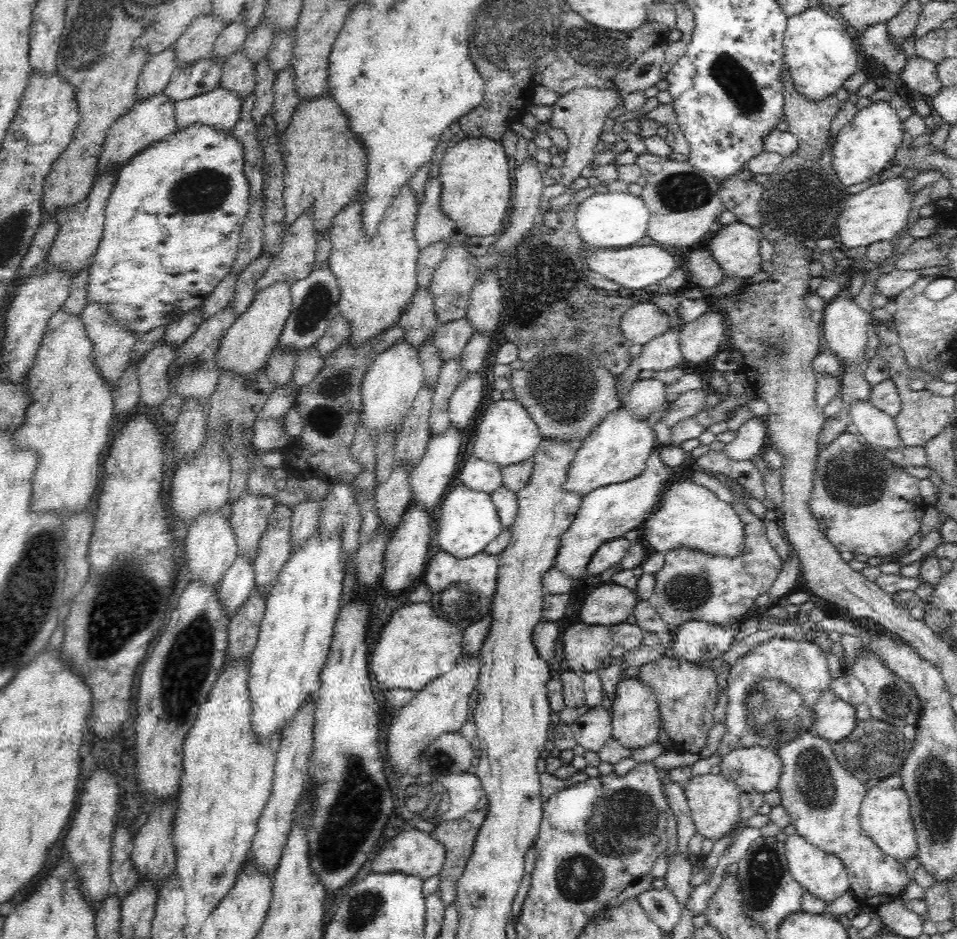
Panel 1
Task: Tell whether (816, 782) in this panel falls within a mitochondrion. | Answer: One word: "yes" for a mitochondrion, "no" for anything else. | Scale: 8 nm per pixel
yes

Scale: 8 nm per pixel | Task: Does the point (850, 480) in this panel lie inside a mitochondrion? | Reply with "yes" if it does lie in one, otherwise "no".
yes

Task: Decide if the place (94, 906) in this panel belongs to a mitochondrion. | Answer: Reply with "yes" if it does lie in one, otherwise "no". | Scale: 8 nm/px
no

